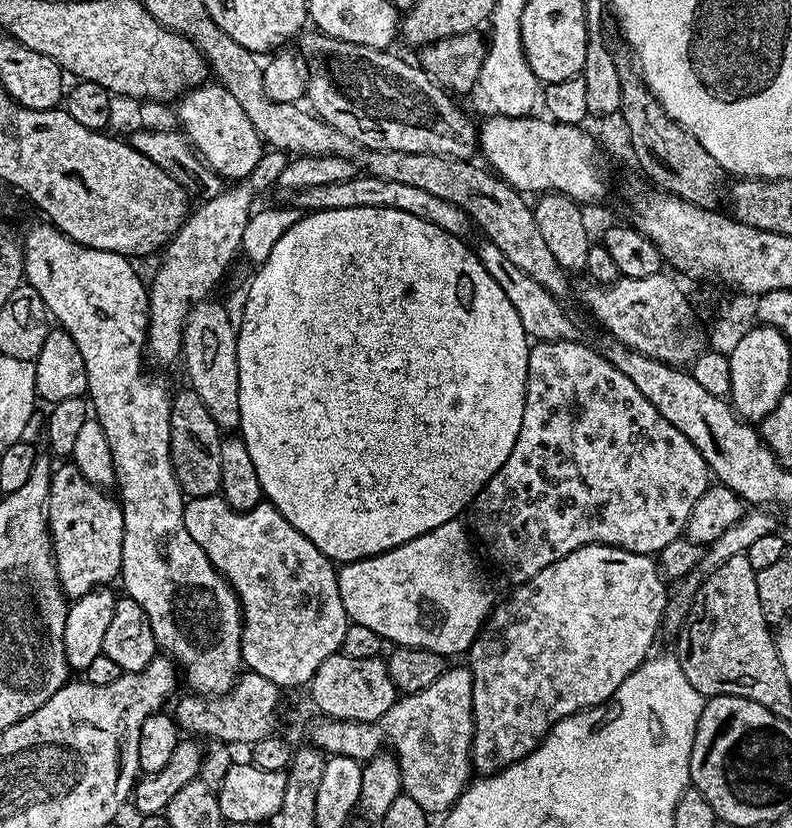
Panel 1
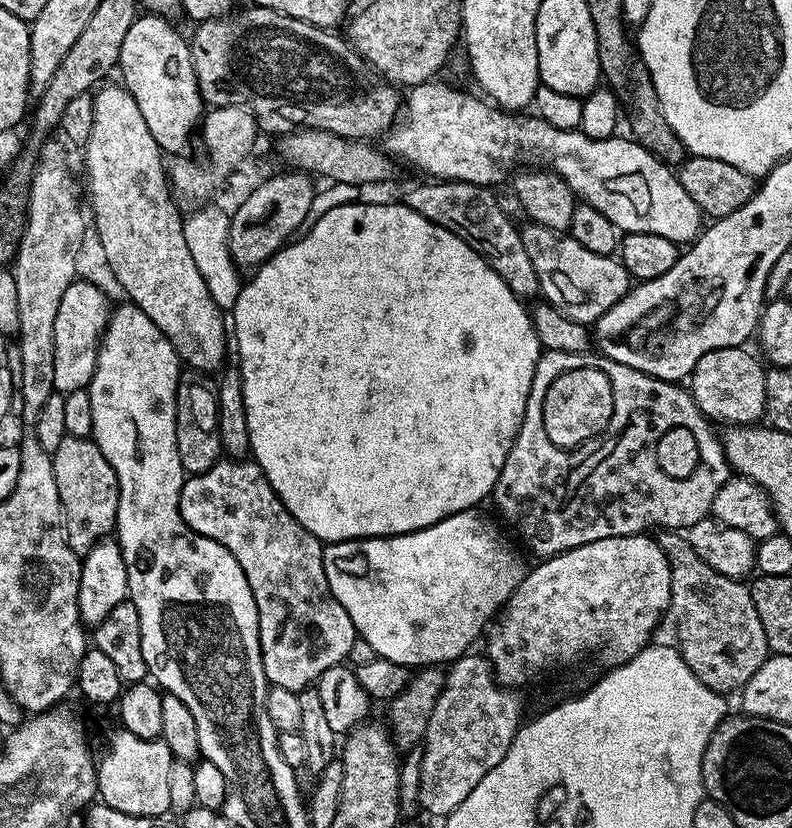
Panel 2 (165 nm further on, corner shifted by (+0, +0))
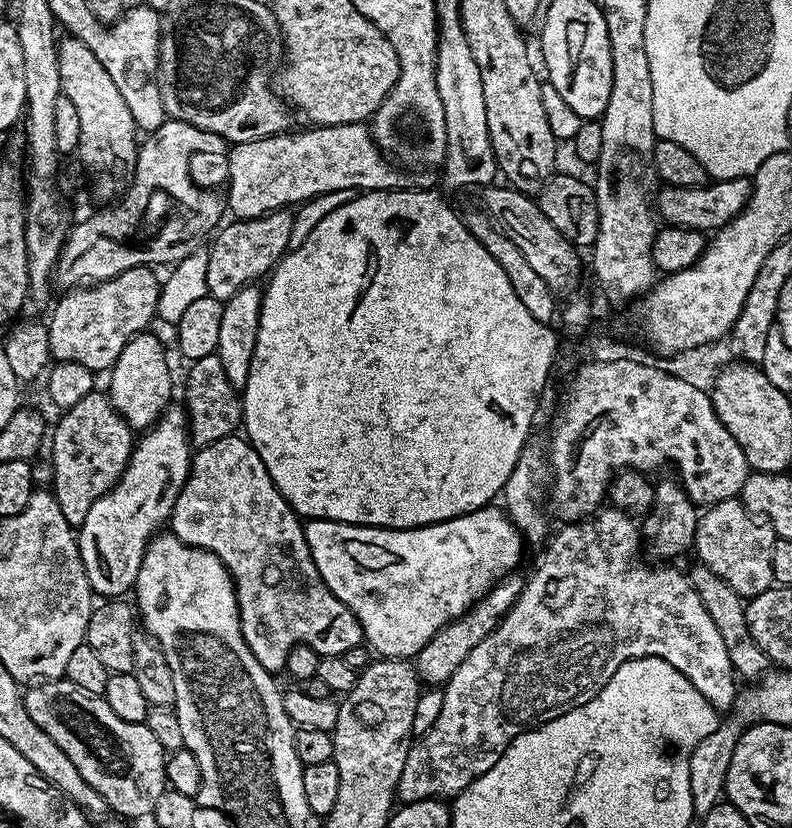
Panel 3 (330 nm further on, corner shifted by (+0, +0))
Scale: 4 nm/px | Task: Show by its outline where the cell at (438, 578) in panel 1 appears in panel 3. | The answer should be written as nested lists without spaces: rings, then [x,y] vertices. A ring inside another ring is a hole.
[[[485,506],[473,512],[467,512],[464,516],[455,516],[452,520],[427,524],[421,528],[366,528],[362,524],[343,524],[333,520],[309,519],[304,524],[304,537],[306,546],[314,558],[314,566],[318,566],[318,574],[322,574],[322,582],[326,582],[329,590],[358,618],[364,631],[367,647],[377,657],[390,660],[408,660],[416,657],[434,638],[434,634],[438,634],[438,630],[443,628],[449,620],[456,620],[463,612],[467,612],[477,600],[481,600],[485,592],[499,584],[504,577],[513,575],[517,571],[516,567],[519,566],[520,559],[524,556],[524,548],[526,549],[526,541],[520,529],[513,524],[507,511],[500,506]]]

